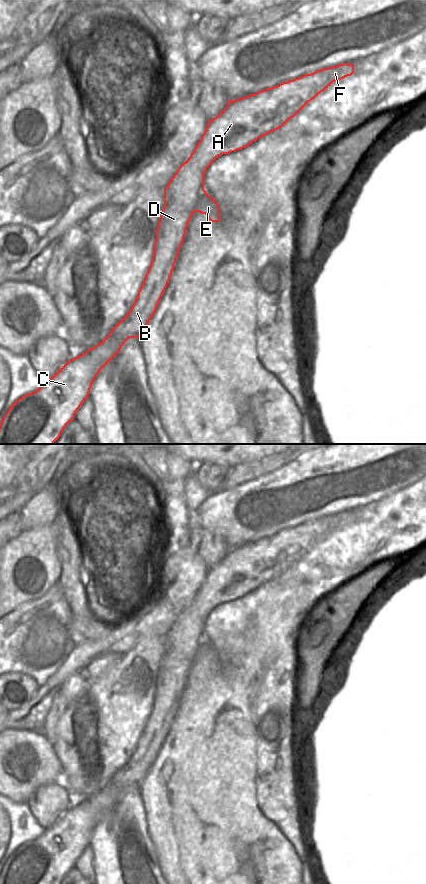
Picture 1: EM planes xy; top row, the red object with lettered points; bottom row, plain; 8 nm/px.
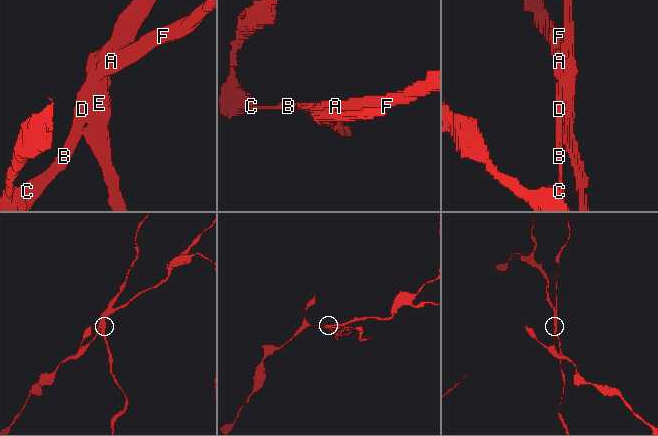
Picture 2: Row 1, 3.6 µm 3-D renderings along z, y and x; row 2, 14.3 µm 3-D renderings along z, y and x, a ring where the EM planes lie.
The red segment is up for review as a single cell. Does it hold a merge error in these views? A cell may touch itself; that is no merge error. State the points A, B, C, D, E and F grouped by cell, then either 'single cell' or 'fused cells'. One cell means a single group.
A B C D F / E | fused cells

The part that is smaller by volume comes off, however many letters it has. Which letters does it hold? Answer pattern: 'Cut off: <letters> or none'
Cut off: E

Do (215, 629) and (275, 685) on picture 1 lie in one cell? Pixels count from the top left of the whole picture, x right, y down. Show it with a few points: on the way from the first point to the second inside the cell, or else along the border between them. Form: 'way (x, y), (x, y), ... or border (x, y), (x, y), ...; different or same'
border (277, 654), (264, 673), (255, 696); different

